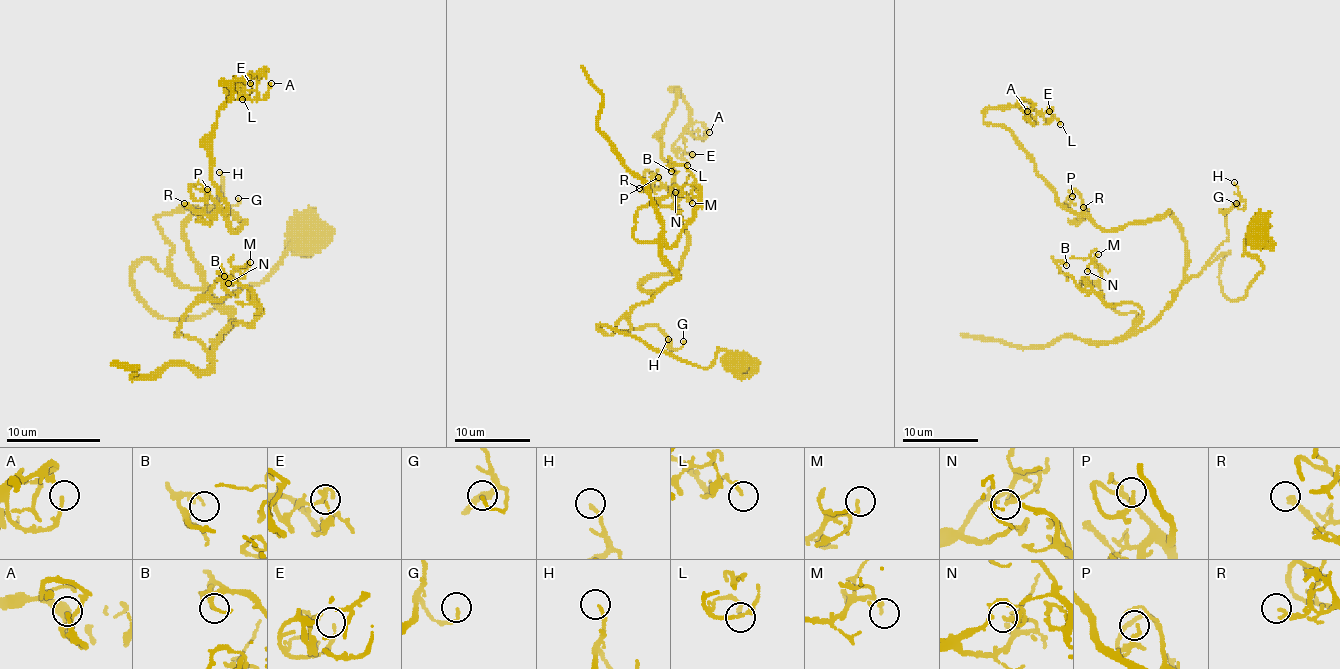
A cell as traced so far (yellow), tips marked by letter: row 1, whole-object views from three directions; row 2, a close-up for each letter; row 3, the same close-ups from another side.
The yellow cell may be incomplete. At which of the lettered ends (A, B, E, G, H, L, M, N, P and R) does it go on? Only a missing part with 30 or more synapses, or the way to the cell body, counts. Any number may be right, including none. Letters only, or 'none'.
none

